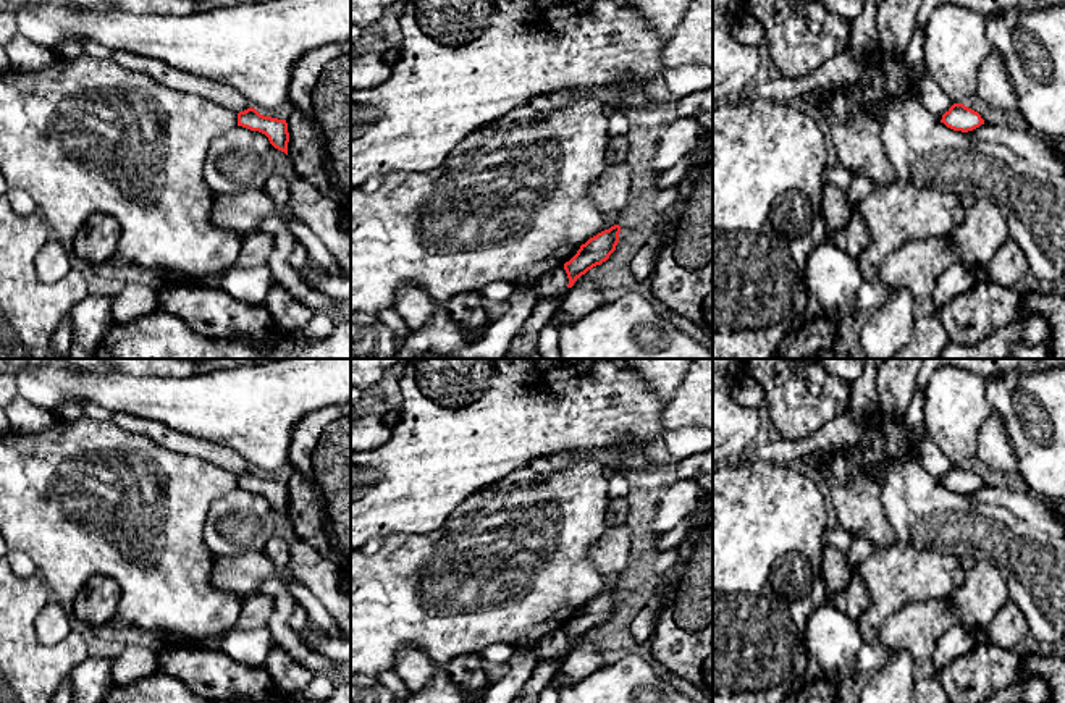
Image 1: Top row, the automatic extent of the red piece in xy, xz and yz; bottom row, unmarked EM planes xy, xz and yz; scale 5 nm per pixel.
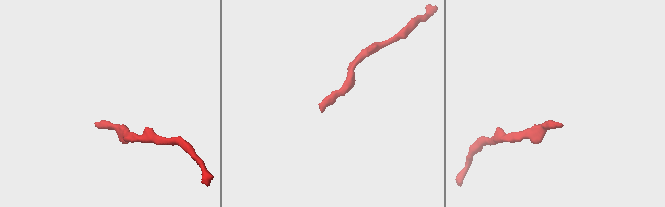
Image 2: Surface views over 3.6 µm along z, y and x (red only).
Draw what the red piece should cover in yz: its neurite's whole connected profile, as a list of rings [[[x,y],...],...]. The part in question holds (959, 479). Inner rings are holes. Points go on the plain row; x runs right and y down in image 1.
[[[953,465],[944,477],[941,485],[944,485],[947,490],[953,493],[968,495],[981,486],[984,486],[984,482],[981,477],[963,465]]]

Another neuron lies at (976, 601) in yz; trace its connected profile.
[[[976,562],[947,600],[953,603],[960,625],[978,634],[1010,596],[1000,570],[992,562]]]

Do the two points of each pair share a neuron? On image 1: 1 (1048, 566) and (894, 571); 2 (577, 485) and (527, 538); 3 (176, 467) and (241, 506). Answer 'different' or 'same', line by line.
1: different
2: same
3: different

